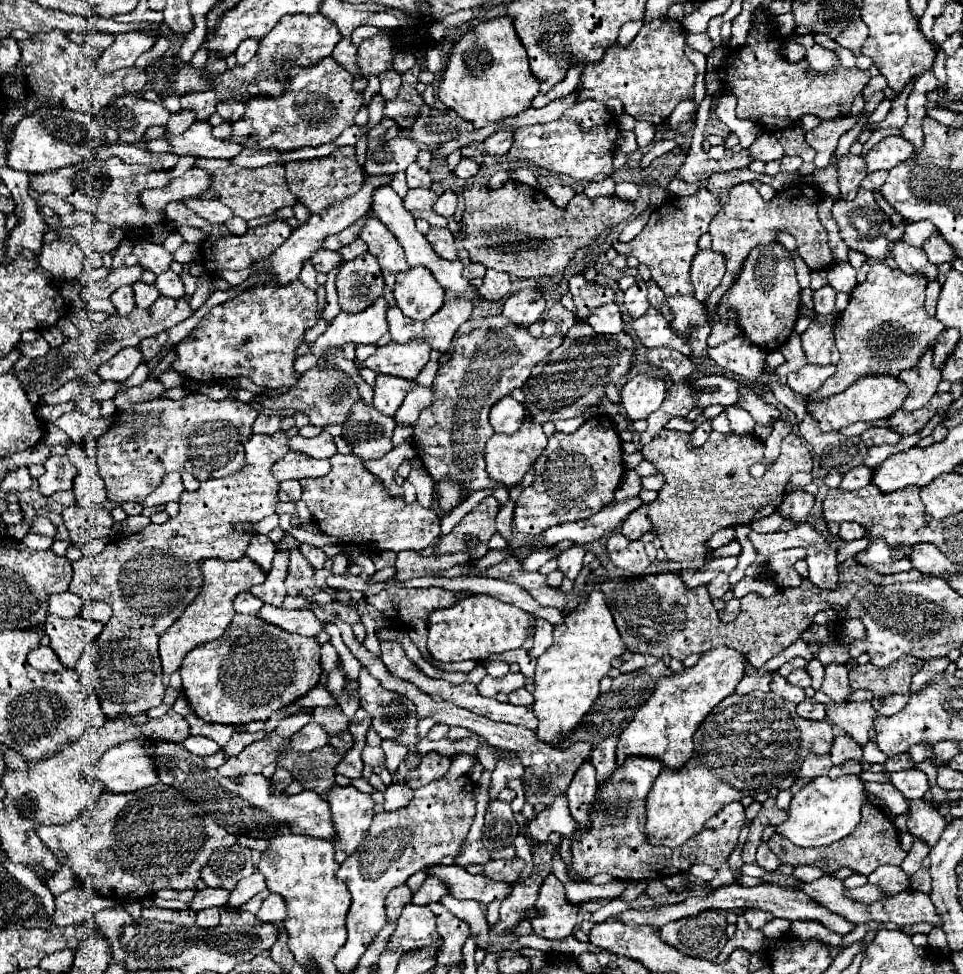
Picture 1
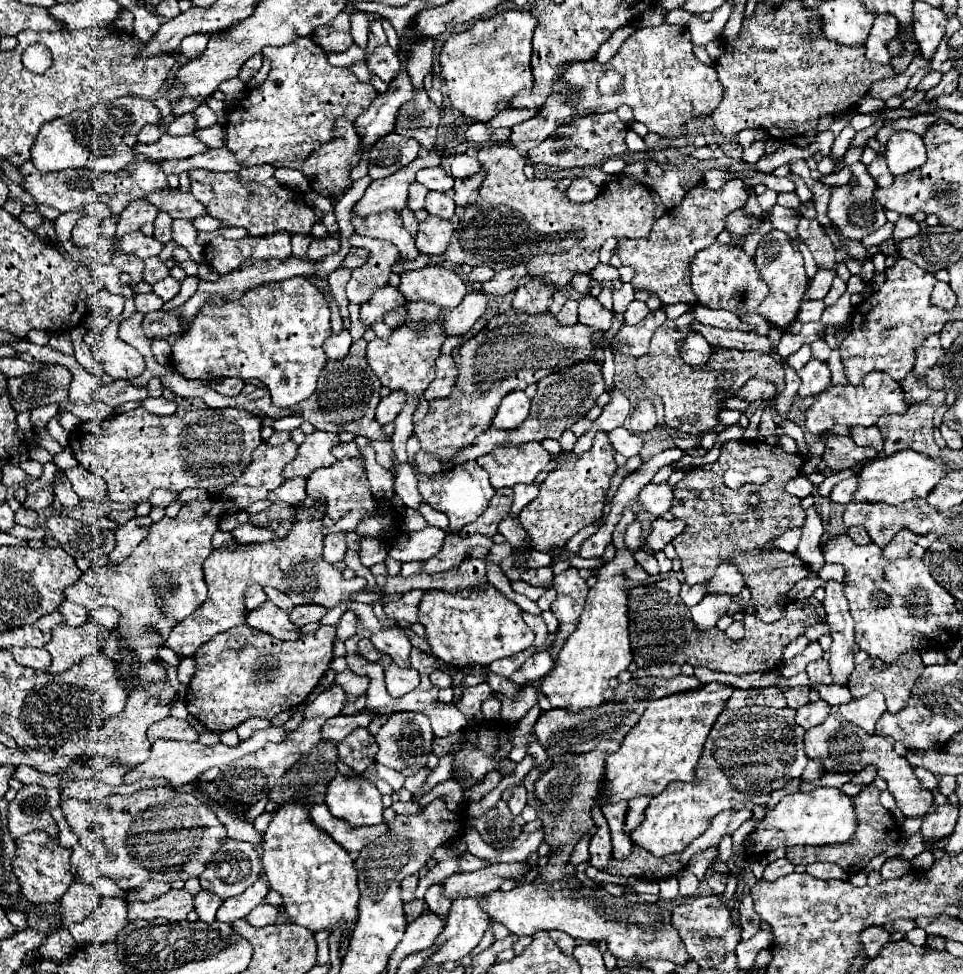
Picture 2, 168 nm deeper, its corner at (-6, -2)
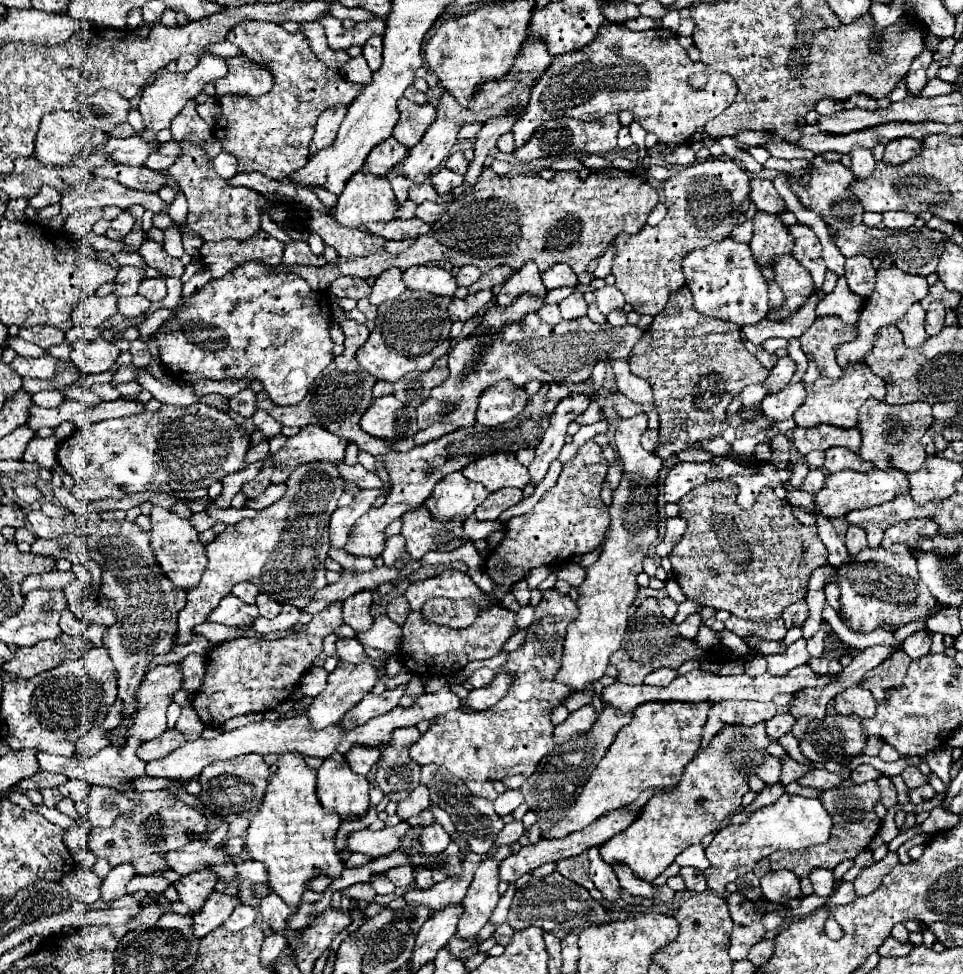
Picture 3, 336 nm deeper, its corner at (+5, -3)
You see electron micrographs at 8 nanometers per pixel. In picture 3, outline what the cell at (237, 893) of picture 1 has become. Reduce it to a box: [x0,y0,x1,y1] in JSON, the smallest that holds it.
[194,892,242,938]

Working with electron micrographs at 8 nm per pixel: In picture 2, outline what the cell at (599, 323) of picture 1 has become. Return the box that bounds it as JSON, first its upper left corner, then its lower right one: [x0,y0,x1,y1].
[579,295,613,331]

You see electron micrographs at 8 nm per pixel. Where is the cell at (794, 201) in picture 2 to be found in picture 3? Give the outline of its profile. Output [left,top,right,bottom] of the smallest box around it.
[730,219,753,243]

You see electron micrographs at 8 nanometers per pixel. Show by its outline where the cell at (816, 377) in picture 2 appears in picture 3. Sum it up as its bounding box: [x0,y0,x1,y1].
[762,382,806,420]

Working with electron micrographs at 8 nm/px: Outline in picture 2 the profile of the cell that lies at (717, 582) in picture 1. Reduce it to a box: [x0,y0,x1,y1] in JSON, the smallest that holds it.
[691,595,731,631]

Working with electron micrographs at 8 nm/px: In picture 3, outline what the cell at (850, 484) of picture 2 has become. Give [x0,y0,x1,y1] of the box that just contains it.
[802,470,826,494]

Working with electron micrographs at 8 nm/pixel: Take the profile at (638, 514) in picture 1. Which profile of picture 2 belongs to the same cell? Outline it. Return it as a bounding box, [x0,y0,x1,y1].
[645,519,685,551]

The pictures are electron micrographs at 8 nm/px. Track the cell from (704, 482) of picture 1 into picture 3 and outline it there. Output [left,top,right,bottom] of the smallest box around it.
[668,480,828,622]

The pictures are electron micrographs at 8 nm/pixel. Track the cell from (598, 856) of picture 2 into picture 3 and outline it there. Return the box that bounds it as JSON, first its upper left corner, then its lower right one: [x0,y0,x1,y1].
[588,846,620,902]

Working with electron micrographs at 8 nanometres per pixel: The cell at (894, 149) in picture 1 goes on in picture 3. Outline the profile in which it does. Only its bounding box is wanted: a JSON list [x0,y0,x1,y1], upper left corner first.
[882,138,922,164]

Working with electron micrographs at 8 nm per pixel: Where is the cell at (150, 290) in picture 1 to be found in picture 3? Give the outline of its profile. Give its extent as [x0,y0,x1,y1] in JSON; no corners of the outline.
[118,294,150,318]

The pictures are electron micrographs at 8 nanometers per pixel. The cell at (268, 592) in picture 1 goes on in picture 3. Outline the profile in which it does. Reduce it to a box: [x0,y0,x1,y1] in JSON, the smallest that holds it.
[256,594,282,618]

